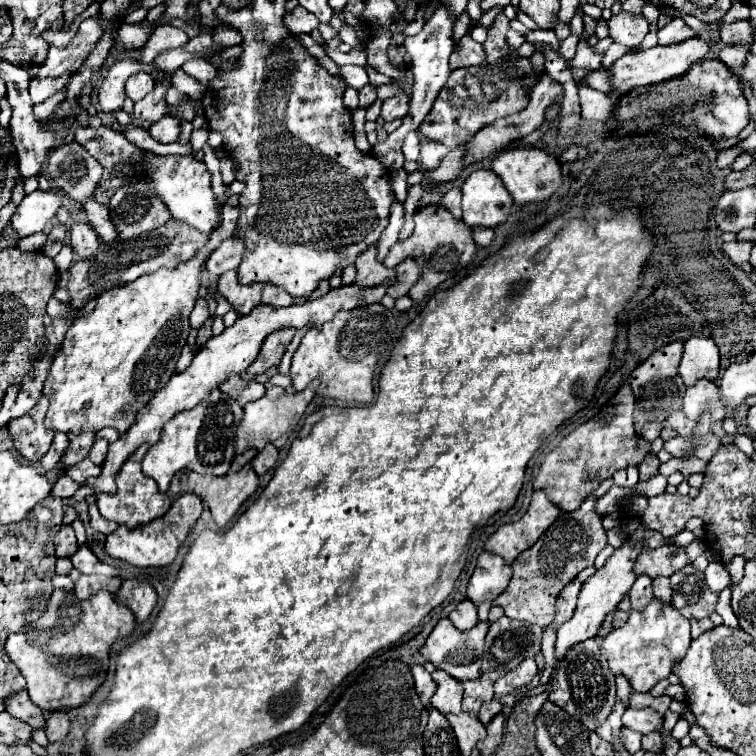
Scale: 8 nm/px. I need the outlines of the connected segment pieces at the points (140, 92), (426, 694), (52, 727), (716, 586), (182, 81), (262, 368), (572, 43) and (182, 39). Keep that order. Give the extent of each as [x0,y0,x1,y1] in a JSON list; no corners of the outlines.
[[126,72,154,100],[412,664,436,708],[44,710,70,742],[704,562,730,592],[172,70,206,100],[246,330,294,376],[558,34,578,60],[140,26,188,64]]

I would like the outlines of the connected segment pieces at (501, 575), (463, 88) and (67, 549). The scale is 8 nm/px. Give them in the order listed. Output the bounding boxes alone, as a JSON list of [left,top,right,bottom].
[[468,552,512,604],[420,14,542,148],[54,526,78,558]]

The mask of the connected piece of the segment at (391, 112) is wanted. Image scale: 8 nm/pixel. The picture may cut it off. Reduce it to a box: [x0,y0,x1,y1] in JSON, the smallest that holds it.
[382,94,410,122]

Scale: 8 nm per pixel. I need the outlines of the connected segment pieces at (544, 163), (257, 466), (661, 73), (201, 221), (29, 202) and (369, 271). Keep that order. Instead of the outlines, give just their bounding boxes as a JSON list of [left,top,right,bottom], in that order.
[[492,148,562,206],[252,444,278,476],[608,38,710,100],[142,154,220,234],[10,190,62,238],[354,246,394,288]]

